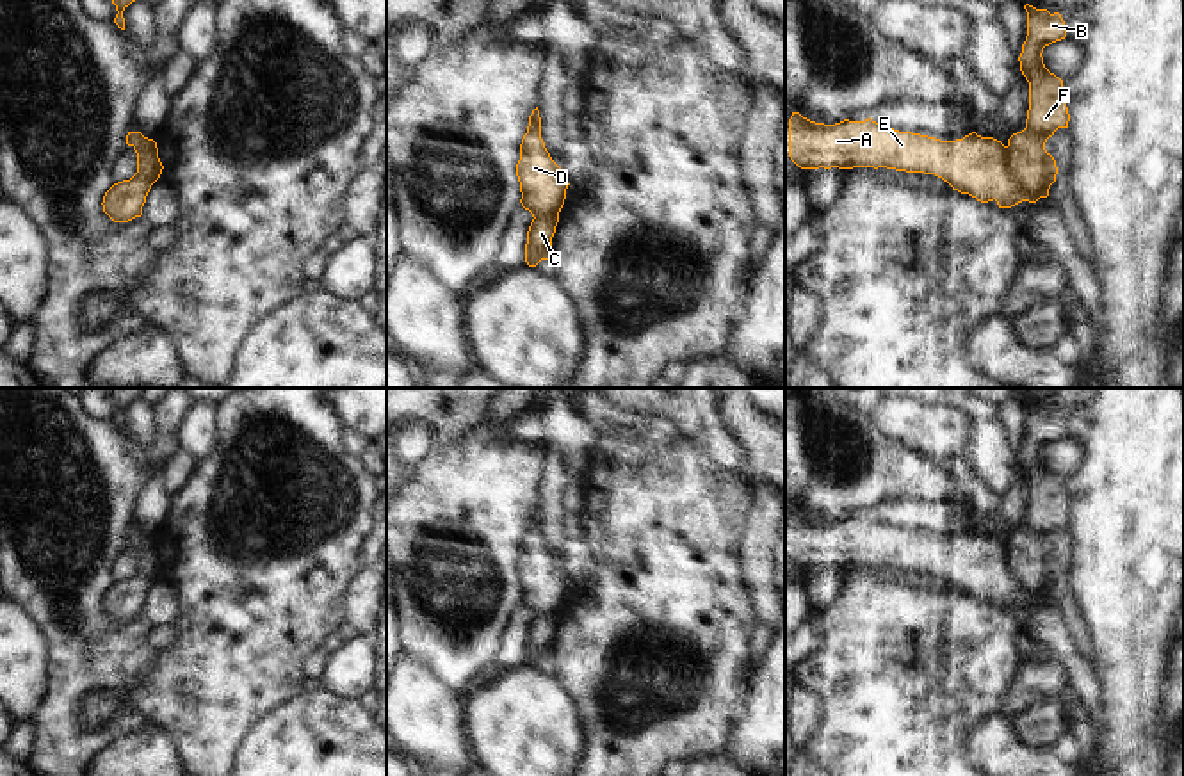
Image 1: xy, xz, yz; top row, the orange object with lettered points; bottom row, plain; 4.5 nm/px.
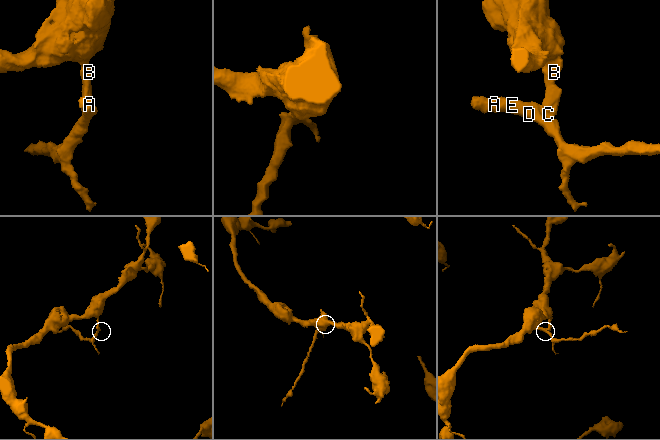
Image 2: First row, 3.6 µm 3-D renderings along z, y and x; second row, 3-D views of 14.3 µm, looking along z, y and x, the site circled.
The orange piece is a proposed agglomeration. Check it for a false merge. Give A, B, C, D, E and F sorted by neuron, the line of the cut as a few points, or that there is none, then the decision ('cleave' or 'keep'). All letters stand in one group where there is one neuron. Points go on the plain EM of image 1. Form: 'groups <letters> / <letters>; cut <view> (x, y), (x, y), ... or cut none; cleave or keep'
groups A D E / B C F; cut yz (1005, 545), (1012, 577), (1028, 593), (1038, 597); cleave

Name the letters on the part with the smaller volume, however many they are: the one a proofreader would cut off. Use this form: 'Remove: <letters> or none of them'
Remove: A, D, E

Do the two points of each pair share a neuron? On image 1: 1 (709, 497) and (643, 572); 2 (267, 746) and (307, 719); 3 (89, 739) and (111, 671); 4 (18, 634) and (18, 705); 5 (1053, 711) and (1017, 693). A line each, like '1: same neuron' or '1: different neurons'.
1: same neuron
2: same neuron
3: same neuron
4: same neuron
5: different neurons

